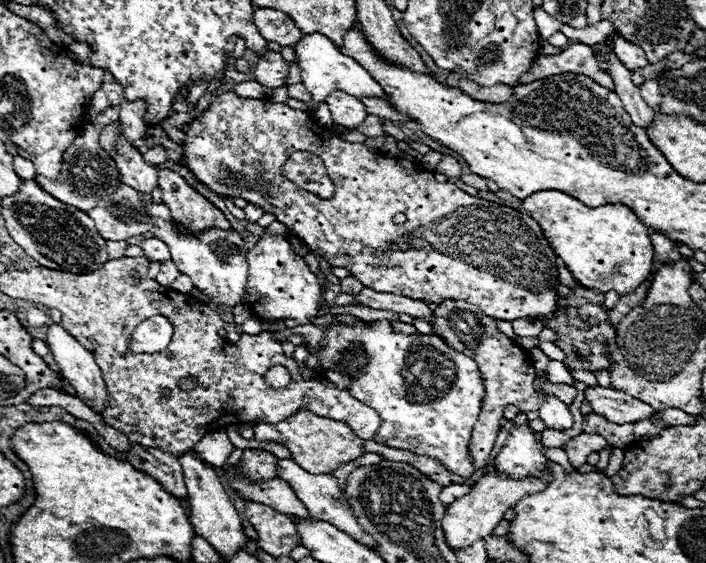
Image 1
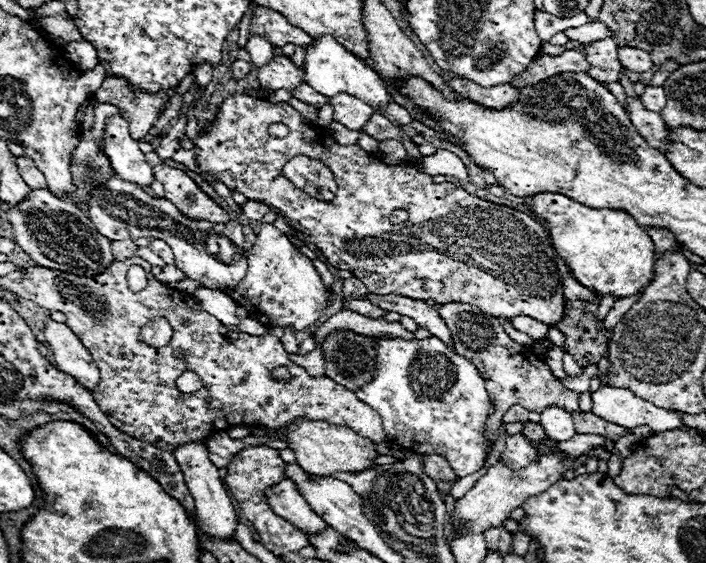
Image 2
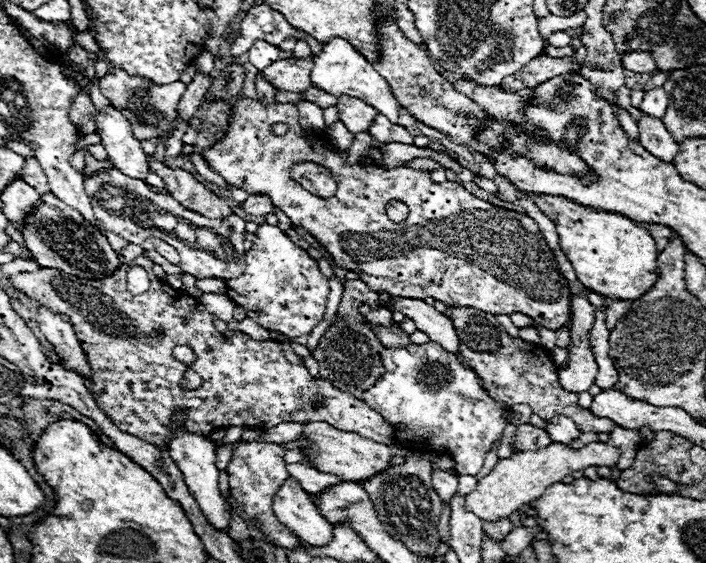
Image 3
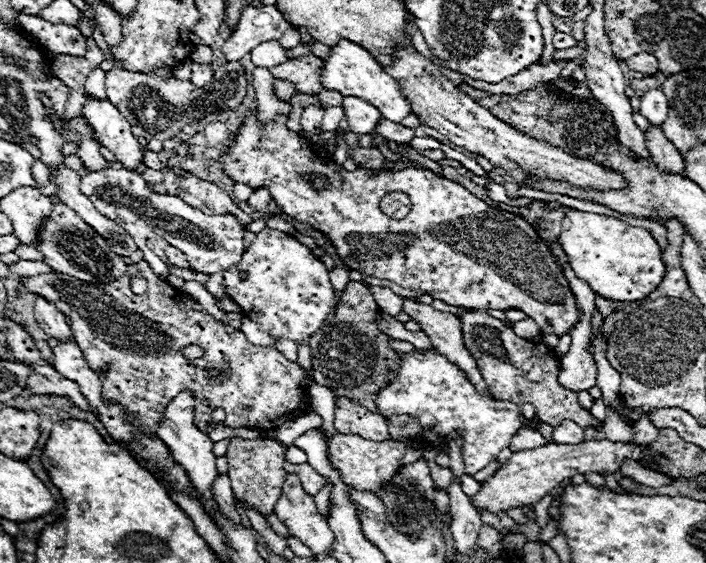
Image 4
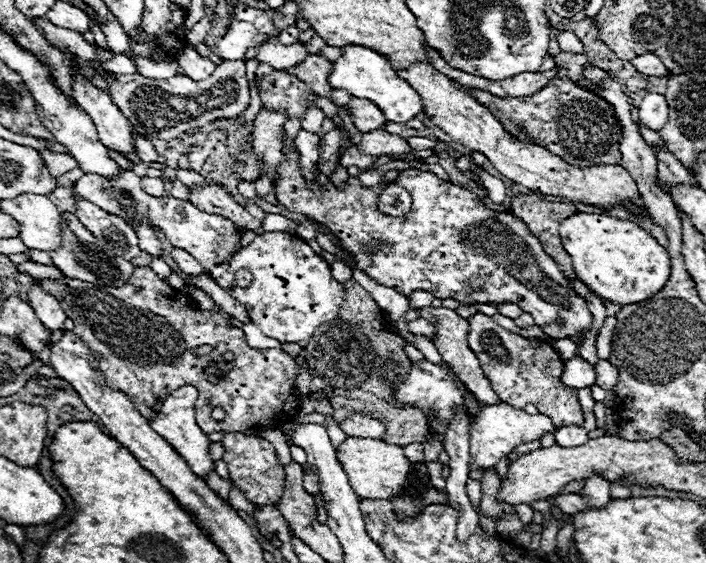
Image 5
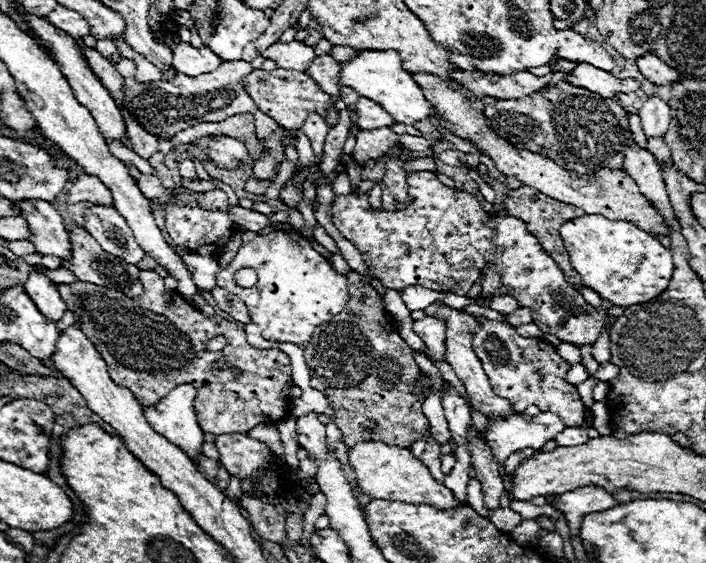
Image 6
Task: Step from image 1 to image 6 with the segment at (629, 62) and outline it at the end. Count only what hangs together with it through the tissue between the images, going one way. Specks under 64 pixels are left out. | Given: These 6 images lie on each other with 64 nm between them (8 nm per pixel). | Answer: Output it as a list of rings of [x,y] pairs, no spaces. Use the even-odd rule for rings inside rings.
[[[646,54],[646,56],[640,56],[638,58],[638,68],[640,72],[656,86],[662,86],[662,84],[674,84],[678,80],[682,80],[682,74],[676,72],[674,68],[670,68],[668,64],[664,64],[658,56],[652,56],[652,54]]]

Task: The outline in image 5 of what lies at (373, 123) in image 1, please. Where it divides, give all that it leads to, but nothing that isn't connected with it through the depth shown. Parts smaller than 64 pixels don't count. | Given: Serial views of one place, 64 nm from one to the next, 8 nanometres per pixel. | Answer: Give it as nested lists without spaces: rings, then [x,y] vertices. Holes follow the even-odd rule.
[[[390,122],[384,126],[384,130],[388,130],[390,134],[396,134],[400,138],[410,138],[410,136],[416,136],[418,134],[418,130],[410,128],[406,124],[390,124]]]

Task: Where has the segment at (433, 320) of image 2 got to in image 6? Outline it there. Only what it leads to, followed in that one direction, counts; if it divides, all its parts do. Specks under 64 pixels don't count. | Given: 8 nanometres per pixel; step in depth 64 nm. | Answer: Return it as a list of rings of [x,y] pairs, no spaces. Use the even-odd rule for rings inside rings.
[[[434,302],[430,304],[426,310],[424,310],[428,316],[438,316],[446,322],[446,360],[448,364],[452,366],[452,370],[456,372],[456,376],[460,378],[460,382],[464,384],[466,388],[466,394],[470,398],[470,404],[474,410],[478,410],[480,414],[484,414],[486,418],[506,418],[510,414],[516,414],[512,404],[500,396],[496,396],[490,388],[490,382],[488,382],[488,376],[484,374],[482,370],[482,364],[478,360],[478,356],[474,354],[472,350],[472,338],[476,334],[476,330],[480,328],[480,322],[478,322],[478,316],[470,316],[470,314],[464,314],[464,312],[458,312],[458,310],[452,310],[448,308],[444,302]]]

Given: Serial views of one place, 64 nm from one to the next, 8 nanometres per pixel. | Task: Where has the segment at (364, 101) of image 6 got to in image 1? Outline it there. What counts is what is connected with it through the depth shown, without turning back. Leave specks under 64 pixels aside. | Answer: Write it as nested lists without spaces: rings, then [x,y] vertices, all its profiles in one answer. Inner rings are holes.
[[[340,90],[332,92],[332,94],[328,96],[326,104],[330,106],[332,120],[334,120],[336,124],[348,128],[348,130],[358,128],[358,124],[362,124],[364,118],[368,116],[366,106],[364,106],[358,98],[350,96],[350,94],[346,94],[346,92],[340,92]]]

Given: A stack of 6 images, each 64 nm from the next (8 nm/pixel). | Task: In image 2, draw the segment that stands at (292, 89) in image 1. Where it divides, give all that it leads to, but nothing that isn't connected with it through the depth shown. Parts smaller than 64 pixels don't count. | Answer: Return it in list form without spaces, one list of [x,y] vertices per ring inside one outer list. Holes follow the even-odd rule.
[[[308,84],[298,86],[298,88],[292,92],[292,96],[298,98],[298,100],[302,100],[302,102],[306,102],[306,104],[312,104],[312,106],[324,106],[324,104],[330,102],[330,98],[322,96],[322,94],[316,92],[314,88],[310,88]]]

